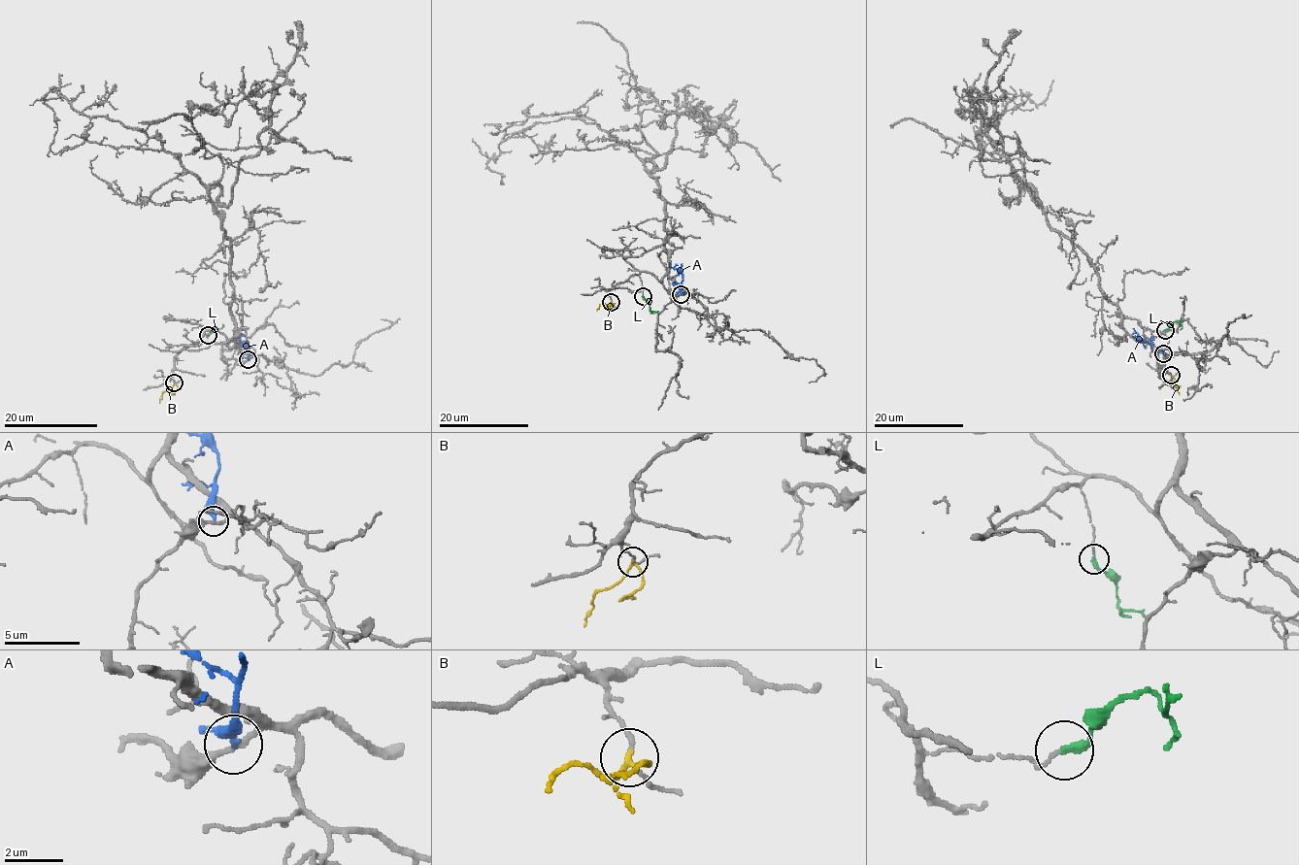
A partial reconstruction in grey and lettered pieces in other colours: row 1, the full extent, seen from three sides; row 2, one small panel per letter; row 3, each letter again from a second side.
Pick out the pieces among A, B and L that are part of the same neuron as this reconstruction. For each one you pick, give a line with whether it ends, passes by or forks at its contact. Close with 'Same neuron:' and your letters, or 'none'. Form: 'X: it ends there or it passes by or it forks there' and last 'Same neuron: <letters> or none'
Same neuron: none

